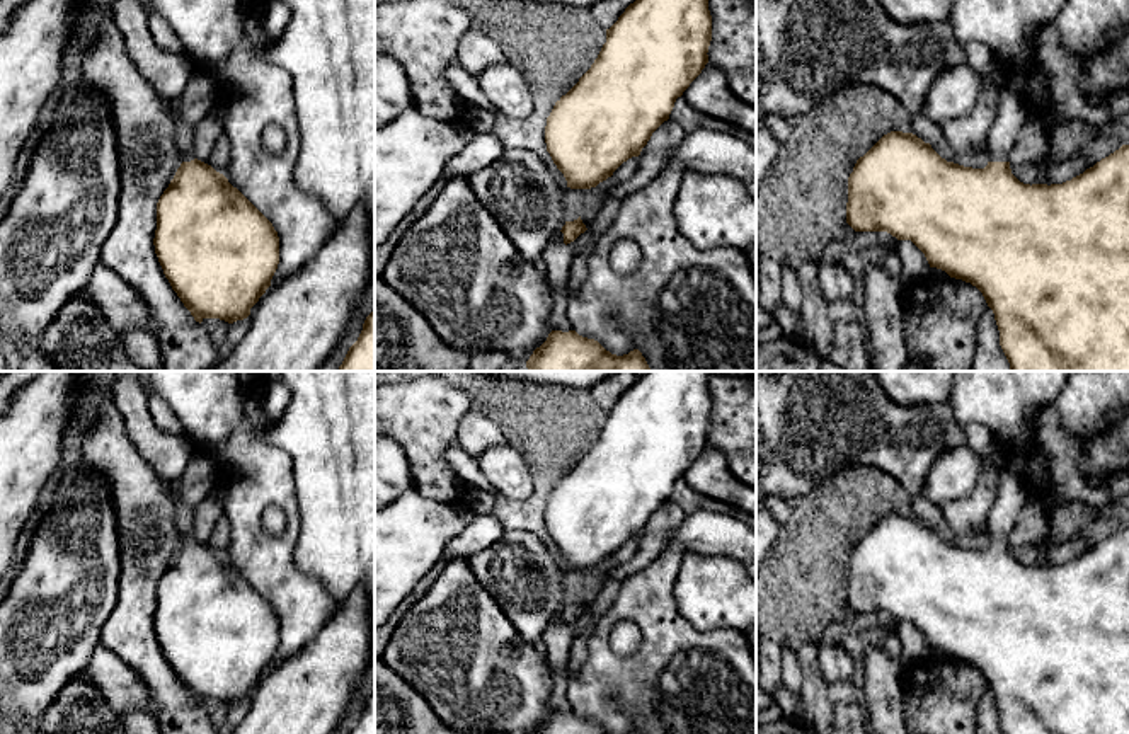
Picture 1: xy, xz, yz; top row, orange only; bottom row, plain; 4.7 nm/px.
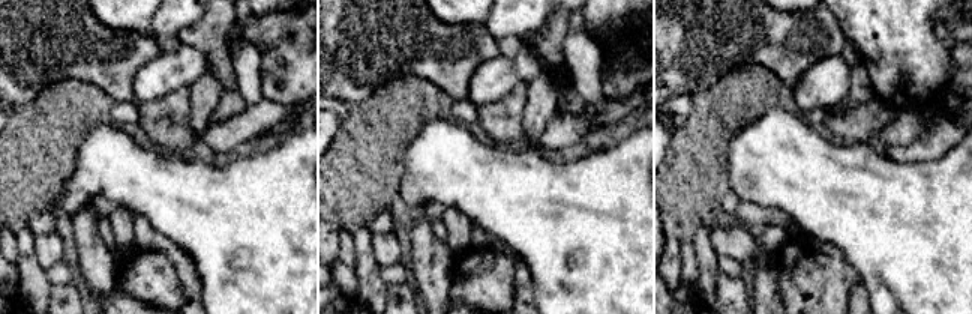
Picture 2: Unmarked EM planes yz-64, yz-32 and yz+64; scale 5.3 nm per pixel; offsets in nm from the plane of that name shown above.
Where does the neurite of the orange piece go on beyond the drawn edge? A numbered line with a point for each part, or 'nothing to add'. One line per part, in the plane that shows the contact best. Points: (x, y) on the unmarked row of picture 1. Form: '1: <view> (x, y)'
1: yz (1012, 496)

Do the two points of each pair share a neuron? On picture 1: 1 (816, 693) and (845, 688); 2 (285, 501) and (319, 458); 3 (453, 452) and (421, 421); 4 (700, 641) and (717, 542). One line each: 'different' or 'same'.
1: different
2: different
3: different
4: different

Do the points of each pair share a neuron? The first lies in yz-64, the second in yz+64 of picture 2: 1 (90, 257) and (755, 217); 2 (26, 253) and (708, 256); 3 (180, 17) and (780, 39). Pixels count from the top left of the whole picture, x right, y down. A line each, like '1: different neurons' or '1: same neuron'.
1: different neurons
2: same neuron
3: different neurons

